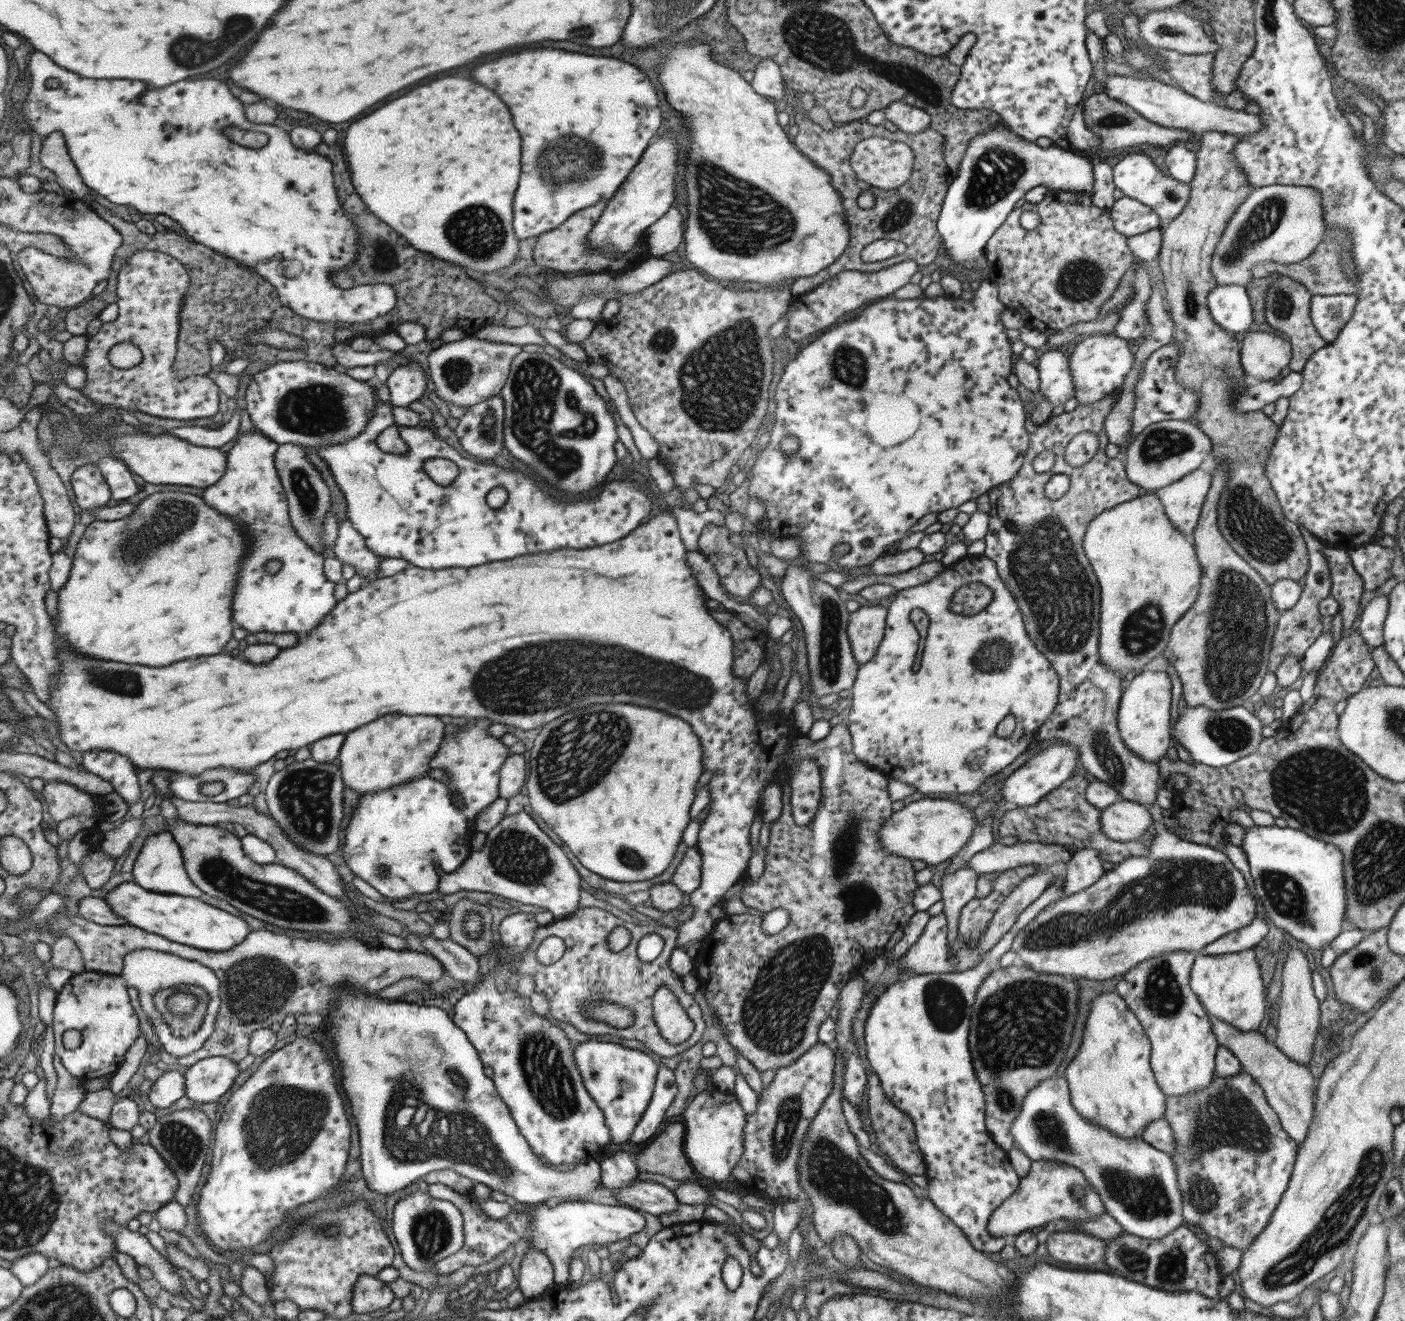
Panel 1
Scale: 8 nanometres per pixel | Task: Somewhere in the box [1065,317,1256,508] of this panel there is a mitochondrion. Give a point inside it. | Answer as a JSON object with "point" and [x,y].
{"point":[1160,445]}

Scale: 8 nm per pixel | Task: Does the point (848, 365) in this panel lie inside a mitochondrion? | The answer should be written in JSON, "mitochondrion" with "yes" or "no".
{"mitochondrion":"yes"}

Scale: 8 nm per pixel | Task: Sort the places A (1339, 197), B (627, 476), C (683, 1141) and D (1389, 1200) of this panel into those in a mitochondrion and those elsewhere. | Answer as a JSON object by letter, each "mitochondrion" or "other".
{"A":"mitochondrion","B":"other","C":"other","D":"mitochondrion"}

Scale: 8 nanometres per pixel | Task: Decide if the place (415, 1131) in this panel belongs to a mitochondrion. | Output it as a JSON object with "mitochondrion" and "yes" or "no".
{"mitochondrion":"yes"}

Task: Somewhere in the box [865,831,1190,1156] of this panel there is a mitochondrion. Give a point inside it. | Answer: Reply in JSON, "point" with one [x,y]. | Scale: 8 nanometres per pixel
{"point":[1024,1024]}

